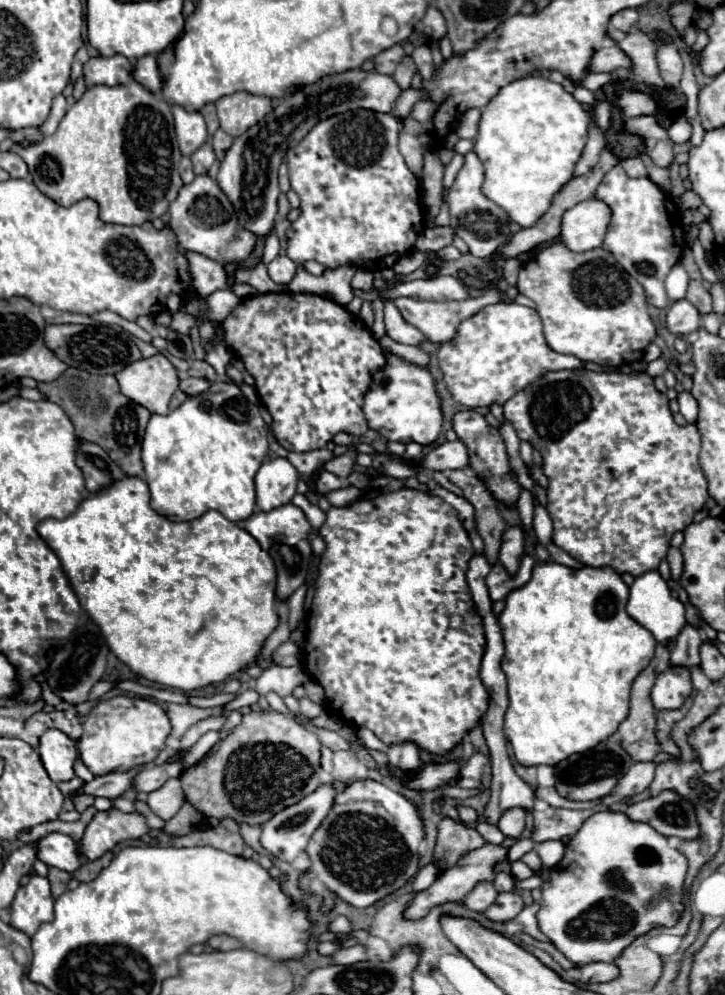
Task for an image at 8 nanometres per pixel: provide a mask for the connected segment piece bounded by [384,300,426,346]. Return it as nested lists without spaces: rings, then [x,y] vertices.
[[[390,300],[384,302],[384,324],[386,324],[388,336],[396,342],[418,346],[422,340],[426,340],[426,336],[418,328],[406,324],[402,314],[398,312],[398,308]]]

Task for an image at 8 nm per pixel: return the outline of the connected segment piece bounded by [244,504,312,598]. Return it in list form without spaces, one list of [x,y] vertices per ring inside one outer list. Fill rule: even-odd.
[[[284,504],[280,508],[274,508],[270,512],[256,512],[246,522],[244,528],[258,540],[258,544],[272,556],[276,570],[278,570],[278,584],[276,584],[276,596],[278,598],[290,598],[290,594],[304,584],[304,578],[308,574],[310,564],[310,544],[298,544],[300,540],[306,540],[312,532],[310,522],[306,520],[304,512],[296,508],[294,504]]]

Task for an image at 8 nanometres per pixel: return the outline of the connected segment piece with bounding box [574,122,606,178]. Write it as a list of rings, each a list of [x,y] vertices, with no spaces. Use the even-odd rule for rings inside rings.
[[[590,122],[590,136],[588,136],[588,144],[584,148],[584,154],[582,158],[578,160],[576,164],[576,170],[574,170],[574,178],[580,176],[580,174],[586,174],[596,162],[598,162],[598,156],[602,152],[602,148],[606,146],[606,140],[604,140],[604,134],[598,126],[594,126],[594,122]]]

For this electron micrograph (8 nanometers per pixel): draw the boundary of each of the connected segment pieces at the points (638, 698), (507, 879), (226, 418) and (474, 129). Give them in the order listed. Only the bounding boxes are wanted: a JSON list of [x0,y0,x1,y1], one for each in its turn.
[[618,644,670,760],[494,872,516,892],[142,382,266,522],[456,108,480,138]]

